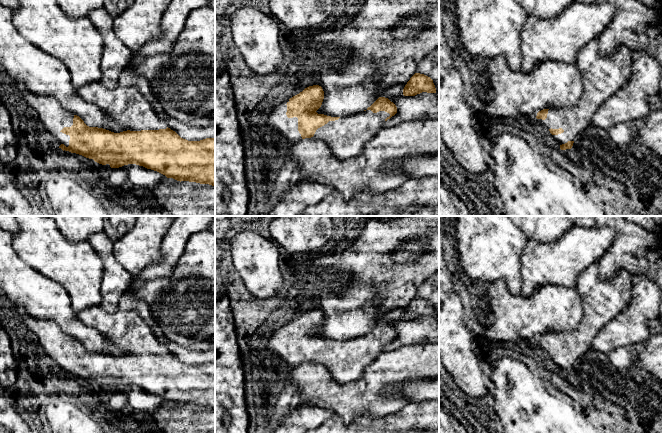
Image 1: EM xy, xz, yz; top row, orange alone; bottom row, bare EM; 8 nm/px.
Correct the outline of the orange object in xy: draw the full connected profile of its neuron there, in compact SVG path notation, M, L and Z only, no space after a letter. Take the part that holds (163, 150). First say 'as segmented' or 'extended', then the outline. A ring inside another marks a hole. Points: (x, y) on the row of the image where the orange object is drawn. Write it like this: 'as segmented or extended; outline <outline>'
extended; outline M16 82L26 102L36 111L44 130L57 140L59 148L93 159L111 168L136 164L157 171L167 178L215 186L215 138L188 141L167 127L153 111L150 103L134 86L107 89L100 83L87 84L75 92L86 102L94 104L124 131L114 133L109 130L89 127L77 115L64 109L51 96L29 92L22 82Z

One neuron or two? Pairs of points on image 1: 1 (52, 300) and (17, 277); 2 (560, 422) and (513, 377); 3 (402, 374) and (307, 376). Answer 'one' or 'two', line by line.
1: one
2: one
3: one

